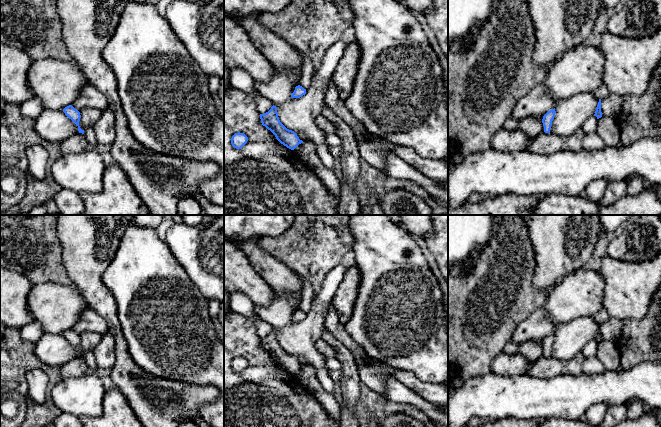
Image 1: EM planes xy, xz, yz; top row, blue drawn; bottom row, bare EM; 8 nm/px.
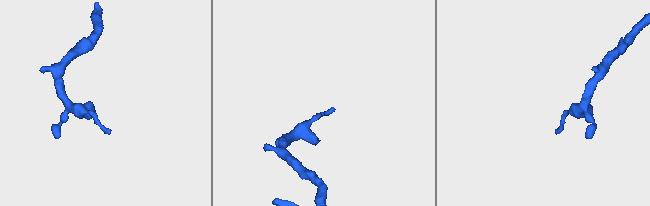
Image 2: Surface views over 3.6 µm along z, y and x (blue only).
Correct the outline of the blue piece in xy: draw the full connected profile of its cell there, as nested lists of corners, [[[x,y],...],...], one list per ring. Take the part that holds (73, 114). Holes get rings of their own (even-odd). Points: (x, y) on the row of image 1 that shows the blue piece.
[[[69,105],[63,109],[65,115],[71,119],[77,126],[79,133],[84,134],[84,130],[82,130],[79,126],[79,121],[81,118],[80,112],[76,110],[72,105]]]

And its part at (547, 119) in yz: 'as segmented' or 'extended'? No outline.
as segmented

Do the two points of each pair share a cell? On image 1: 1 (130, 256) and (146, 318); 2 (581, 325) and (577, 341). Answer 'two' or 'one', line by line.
1: one
2: one

